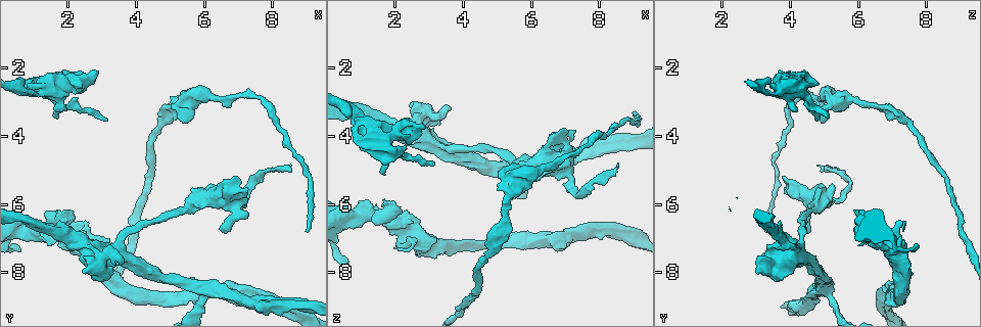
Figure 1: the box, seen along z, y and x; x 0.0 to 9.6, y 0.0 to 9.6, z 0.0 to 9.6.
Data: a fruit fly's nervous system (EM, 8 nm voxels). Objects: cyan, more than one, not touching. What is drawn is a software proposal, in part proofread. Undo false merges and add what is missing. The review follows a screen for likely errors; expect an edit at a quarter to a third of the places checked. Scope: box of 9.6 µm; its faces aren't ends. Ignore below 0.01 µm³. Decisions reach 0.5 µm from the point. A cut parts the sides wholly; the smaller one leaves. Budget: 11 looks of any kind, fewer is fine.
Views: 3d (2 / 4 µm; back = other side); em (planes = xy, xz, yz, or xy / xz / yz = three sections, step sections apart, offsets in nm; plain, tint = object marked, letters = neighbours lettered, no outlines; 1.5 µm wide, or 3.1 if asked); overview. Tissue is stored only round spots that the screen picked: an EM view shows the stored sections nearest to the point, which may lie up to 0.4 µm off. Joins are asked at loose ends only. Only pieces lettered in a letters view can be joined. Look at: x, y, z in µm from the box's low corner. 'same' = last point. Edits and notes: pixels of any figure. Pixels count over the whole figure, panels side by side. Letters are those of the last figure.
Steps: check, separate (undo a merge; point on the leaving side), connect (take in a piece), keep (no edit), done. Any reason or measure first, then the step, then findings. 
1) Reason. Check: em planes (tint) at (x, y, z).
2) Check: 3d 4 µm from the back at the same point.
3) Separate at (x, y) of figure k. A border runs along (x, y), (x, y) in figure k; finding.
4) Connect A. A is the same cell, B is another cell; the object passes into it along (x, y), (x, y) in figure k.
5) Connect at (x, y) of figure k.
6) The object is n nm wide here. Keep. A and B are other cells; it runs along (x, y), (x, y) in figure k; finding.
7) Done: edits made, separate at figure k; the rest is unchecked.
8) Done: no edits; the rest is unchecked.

An open end. Check: em planes (letters) at (3.10, 3.50, 4.85).

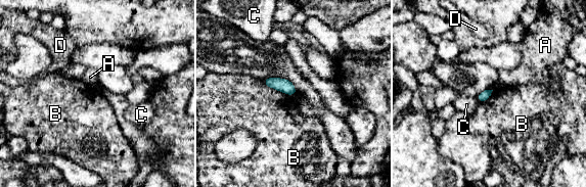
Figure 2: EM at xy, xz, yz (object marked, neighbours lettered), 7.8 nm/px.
The longest contact is with B, 280 nm. Keep. A, B, C and D are other cells; a border runs along (263, 80), (270, 87), (295, 95) in figure 2; no lettered piece goes on from it.

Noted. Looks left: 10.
An open end. Check: em planes (letters) at (6.45, 6.70, 4.50).

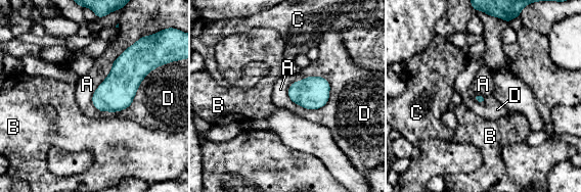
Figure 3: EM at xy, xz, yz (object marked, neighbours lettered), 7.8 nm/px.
The longest contact is with D, 550 nm. Keep. A, B, C and D are other cells; none of them fits.

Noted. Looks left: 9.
An open end. Check: em xz step 8 (plain) at (9.05, 6.80, 3.30).

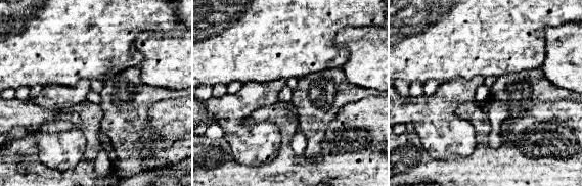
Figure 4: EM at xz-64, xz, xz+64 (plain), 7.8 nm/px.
Check: em xz step 8 (letters) at the same point.

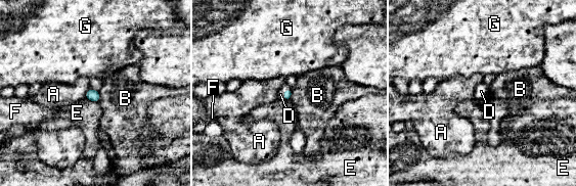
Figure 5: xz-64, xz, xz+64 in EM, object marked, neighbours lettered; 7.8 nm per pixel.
Connect D. D is the same cell, A, B, E, F and G are other cells; it goes on there.

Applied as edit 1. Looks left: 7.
Thin end. Check: em planes (tint) at (2.05, 6.75, 7.30).

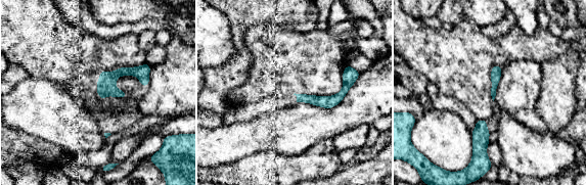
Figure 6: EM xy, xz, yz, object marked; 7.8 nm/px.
Check: em planes (letters) at the same point.

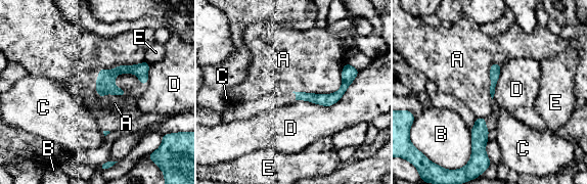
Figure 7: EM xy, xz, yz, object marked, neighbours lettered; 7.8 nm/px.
Keep. A, B, C, D and E are other cells; it runs along (145, 65), (118, 70), (98, 90) in figure 7; none of them fits.

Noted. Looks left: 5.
Done: edits made, connect at figure 5; the rest is unchecked.

